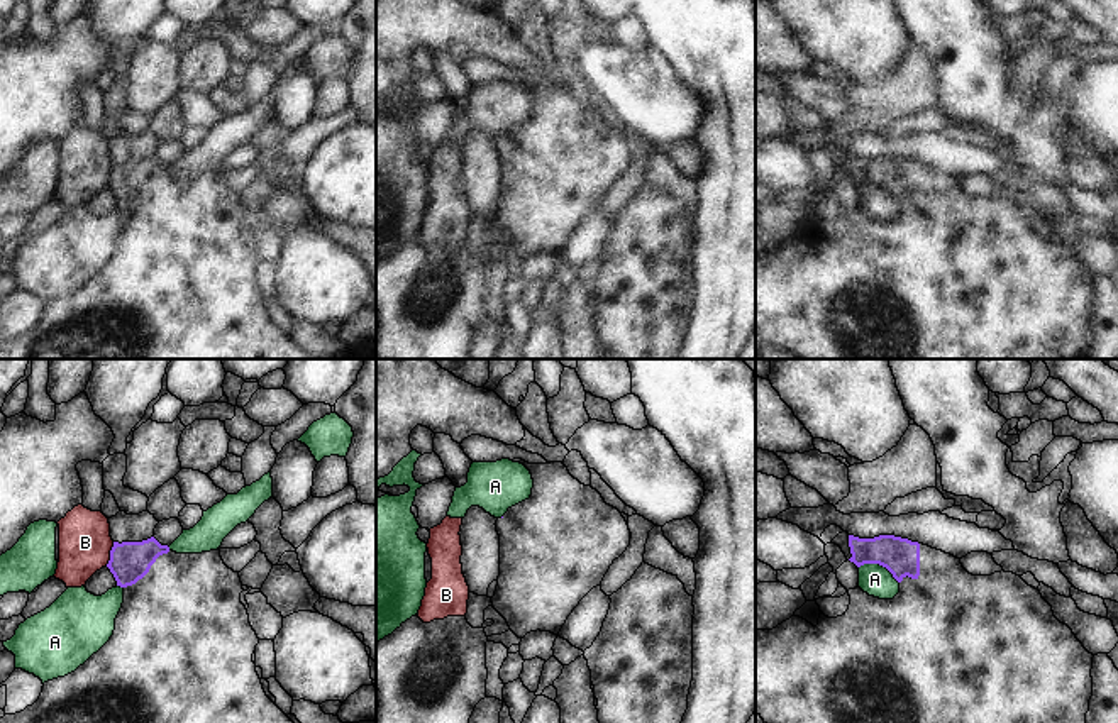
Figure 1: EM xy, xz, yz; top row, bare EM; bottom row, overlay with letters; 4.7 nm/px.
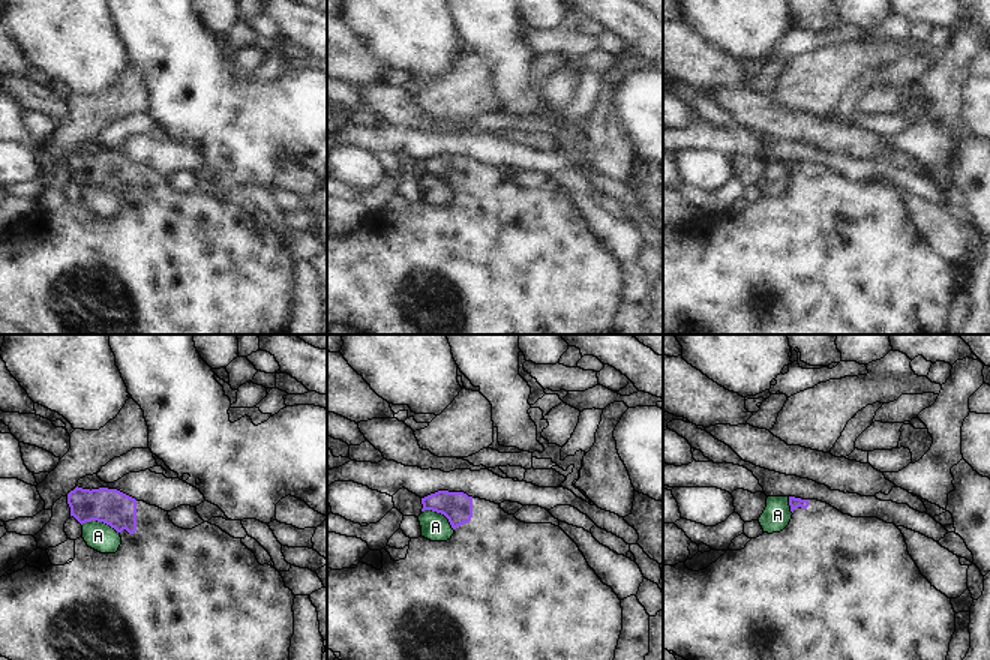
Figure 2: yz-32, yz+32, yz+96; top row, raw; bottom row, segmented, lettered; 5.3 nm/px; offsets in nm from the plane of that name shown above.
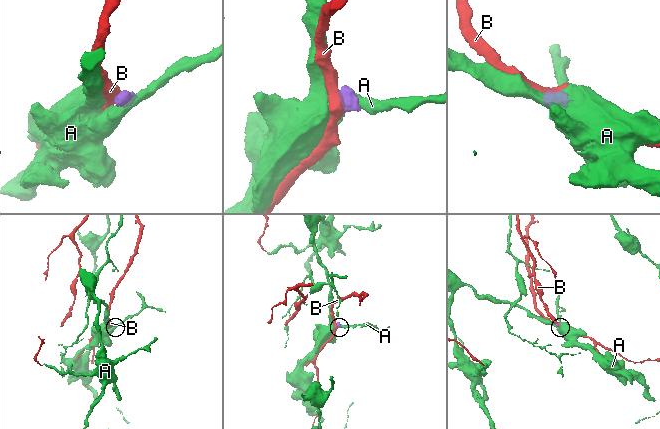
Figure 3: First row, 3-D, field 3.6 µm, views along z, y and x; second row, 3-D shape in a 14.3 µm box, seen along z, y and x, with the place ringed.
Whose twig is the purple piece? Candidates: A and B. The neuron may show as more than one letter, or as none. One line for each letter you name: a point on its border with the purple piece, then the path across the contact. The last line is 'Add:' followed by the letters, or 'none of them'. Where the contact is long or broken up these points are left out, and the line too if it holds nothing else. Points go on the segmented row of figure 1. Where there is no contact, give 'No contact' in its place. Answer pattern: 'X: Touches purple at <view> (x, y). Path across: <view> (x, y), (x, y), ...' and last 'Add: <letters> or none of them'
Add: none of them.

